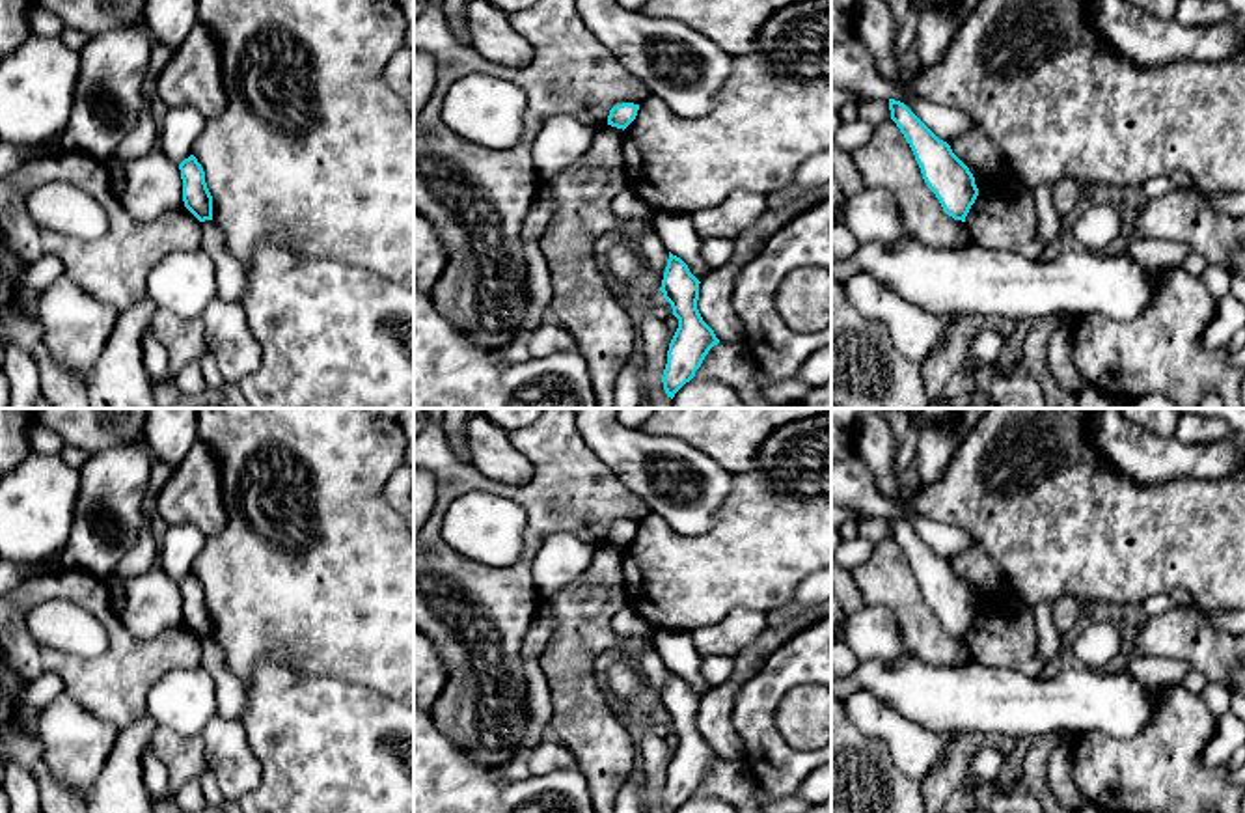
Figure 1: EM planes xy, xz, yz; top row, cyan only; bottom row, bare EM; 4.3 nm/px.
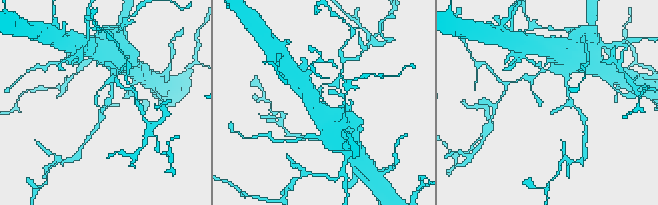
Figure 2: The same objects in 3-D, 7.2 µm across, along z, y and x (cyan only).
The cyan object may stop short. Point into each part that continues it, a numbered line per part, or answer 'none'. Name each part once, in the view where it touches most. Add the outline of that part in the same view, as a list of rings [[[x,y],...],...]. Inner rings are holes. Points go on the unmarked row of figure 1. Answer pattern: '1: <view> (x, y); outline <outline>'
none

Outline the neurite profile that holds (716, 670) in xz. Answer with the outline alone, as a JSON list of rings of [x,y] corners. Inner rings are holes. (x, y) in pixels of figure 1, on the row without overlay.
[[[705,656],[699,666],[701,677],[708,688],[718,688],[732,679],[734,658],[732,656]]]

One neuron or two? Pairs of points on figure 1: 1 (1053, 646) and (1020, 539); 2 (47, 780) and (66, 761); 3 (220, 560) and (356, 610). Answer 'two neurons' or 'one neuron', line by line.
1: two neurons
2: two neurons
3: one neuron

